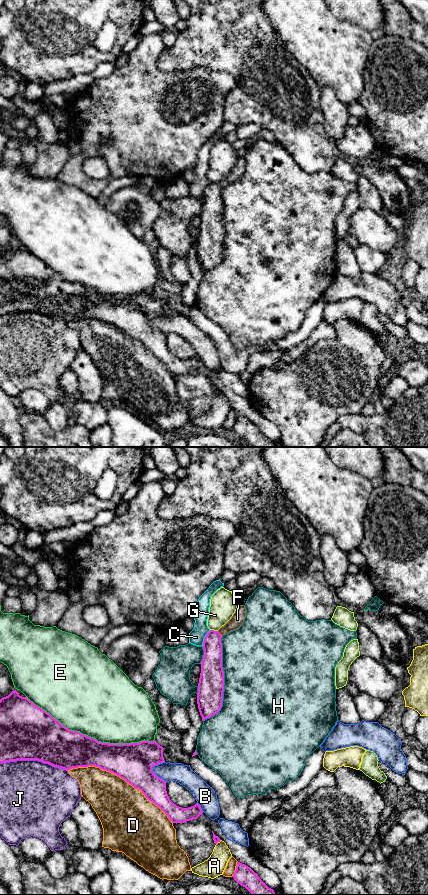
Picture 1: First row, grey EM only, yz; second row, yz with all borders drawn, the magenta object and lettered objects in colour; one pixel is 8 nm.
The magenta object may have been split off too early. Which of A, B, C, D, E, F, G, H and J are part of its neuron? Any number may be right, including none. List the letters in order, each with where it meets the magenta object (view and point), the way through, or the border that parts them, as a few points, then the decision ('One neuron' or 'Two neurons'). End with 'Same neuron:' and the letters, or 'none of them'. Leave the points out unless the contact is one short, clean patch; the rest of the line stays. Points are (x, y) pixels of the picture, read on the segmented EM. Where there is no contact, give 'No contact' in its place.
A: Touches magenta at yz (218, 841). Boundary: yz (221, 840), (216, 844). Two neurons
B: Touches magenta at yz (151, 770). Two neurons
C: Touches magenta at yz (204, 638). Boundary: yz (210, 630), (205, 636), (202, 646). Two neurons
D: Touches magenta at yz (121, 777). Two neurons
E: Touches magenta at yz (89, 737). Two neurons
F: Touches magenta at yz (219, 633). Path across: yz (211, 663), (212, 640), (219, 633), (237, 619). One neuron
G: Touches magenta at yz (213, 630). Boundary: yz (210, 629), (217, 631). Two neurons
H: Touches magenta at yz (223, 681). Two neurons
J: Touches magenta at yz (34, 759). Two neurons
Same neuron: F

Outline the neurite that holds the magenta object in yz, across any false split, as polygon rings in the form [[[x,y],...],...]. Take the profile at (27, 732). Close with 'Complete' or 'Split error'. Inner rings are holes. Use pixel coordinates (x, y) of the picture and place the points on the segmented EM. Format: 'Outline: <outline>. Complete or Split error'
Outline: [[[14,690],[8,696],[0,699],[0,763],[17,760],[38,760],[67,771],[73,768],[88,766],[95,766],[109,771],[124,779],[135,789],[139,789],[149,801],[157,805],[168,816],[172,823],[184,823],[197,819],[203,813],[198,803],[188,808],[182,808],[170,800],[166,791],[166,782],[152,771],[153,766],[165,762],[163,747],[156,741],[149,742],[144,740],[139,743],[130,744],[98,742],[96,739],[83,735],[80,732],[69,730],[45,710],[36,706],[28,698],[20,696]]]. Complete

